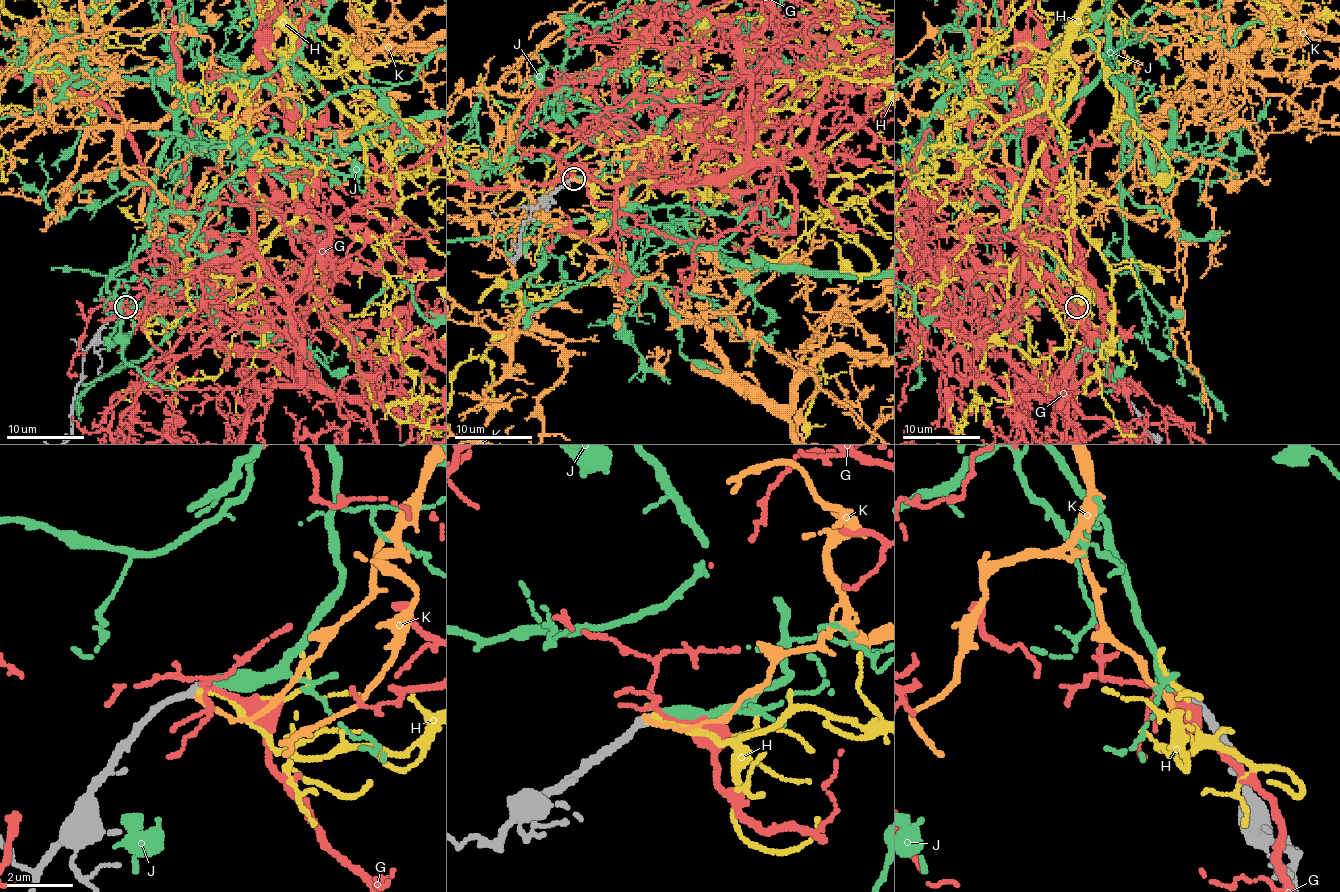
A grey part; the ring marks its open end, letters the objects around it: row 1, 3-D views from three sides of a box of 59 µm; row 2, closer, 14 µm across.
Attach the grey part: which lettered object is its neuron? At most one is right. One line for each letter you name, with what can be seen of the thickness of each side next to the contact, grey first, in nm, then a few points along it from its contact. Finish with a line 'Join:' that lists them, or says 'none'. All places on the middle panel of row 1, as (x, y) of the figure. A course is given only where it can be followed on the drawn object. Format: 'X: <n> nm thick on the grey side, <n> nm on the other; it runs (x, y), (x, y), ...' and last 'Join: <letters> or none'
J: 280 nm thick on the grey side, 380 nm on the other
Join: J

